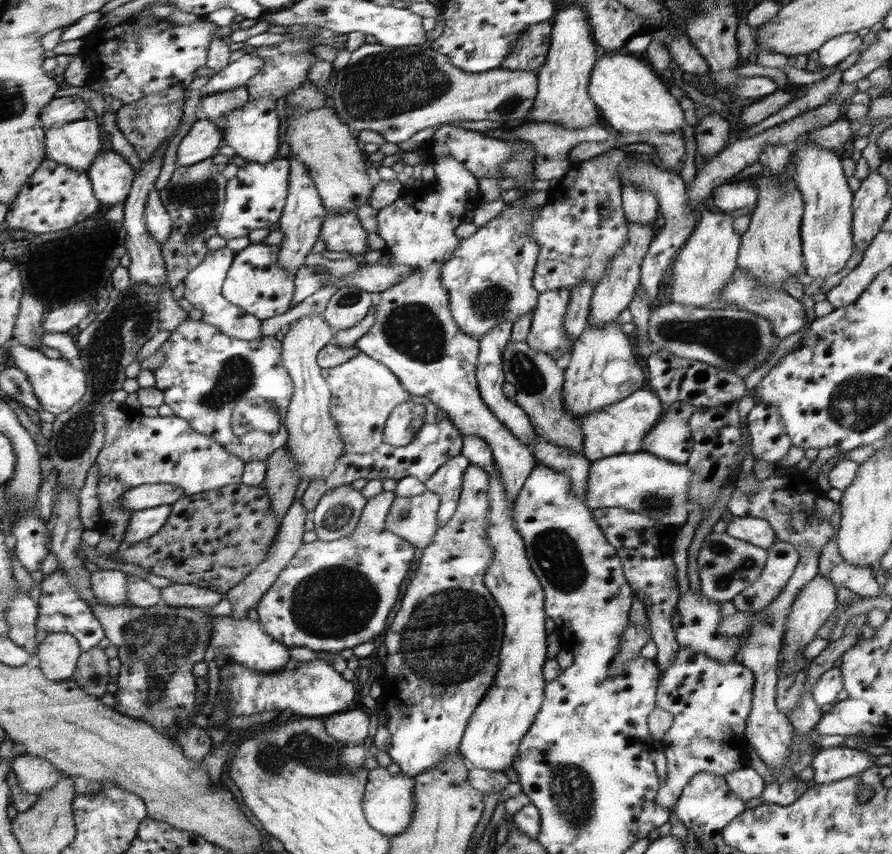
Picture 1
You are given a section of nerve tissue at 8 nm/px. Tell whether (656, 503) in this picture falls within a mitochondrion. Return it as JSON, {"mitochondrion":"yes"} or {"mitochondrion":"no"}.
{"mitochondrion":"yes"}

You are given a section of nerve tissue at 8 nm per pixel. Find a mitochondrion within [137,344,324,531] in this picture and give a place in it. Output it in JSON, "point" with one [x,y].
{"point":[237,378]}

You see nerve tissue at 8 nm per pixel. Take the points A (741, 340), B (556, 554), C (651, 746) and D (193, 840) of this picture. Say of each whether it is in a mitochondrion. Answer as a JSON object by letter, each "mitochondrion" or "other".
{"A":"mitochondrion","B":"mitochondrion","C":"other","D":"other"}

